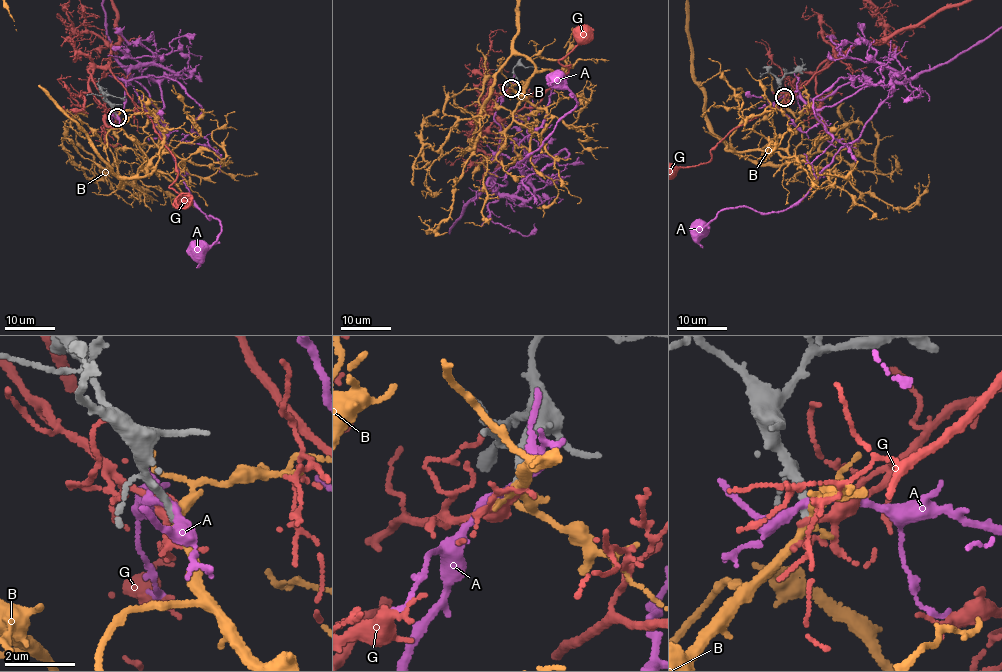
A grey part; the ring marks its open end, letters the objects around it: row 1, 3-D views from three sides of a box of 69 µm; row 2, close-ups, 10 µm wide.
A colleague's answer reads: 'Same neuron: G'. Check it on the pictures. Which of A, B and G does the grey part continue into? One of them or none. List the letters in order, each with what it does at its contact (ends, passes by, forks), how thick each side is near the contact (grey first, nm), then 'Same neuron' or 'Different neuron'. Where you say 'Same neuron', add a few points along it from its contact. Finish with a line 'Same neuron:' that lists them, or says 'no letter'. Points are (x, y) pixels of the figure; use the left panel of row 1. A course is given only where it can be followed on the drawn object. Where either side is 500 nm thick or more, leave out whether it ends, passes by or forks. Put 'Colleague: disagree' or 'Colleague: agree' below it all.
A: It passes by. Thickness 240 nm (grey) against 240 nm. Different neuron
B: It passes by. Thickness 220 nm (grey) against 280 nm. Same neuron
G: It passes by. Thickness 200 nm (grey) against 170 nm. Different neuron
Same neuron: B
Colleague: disagree

